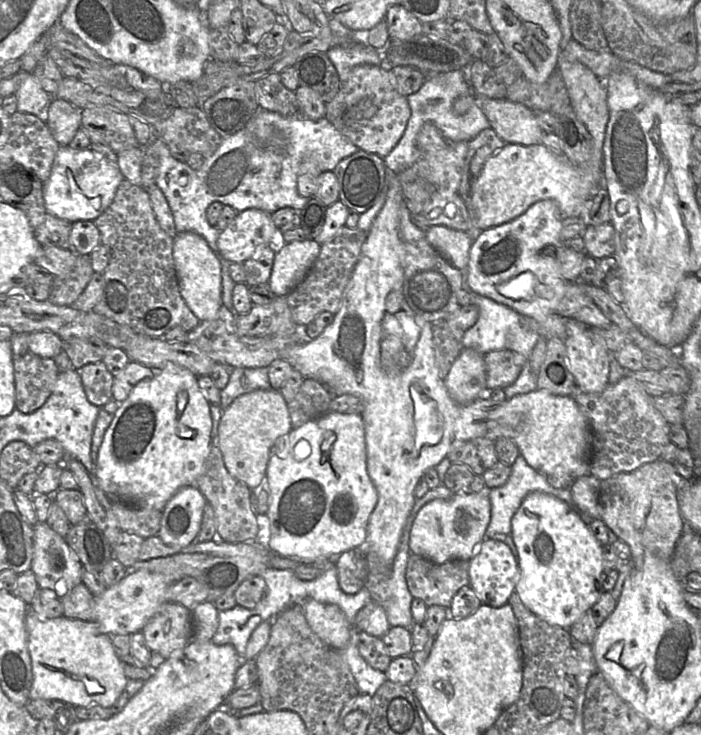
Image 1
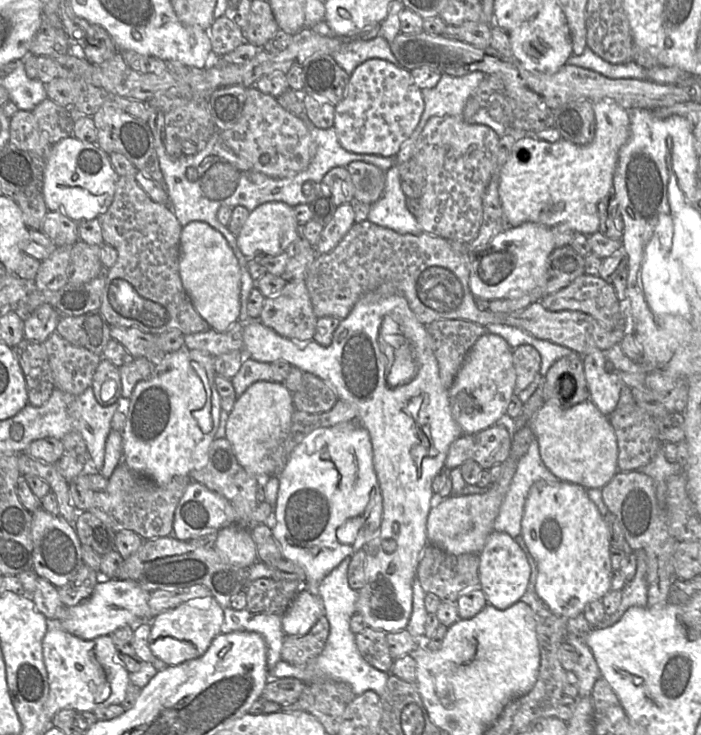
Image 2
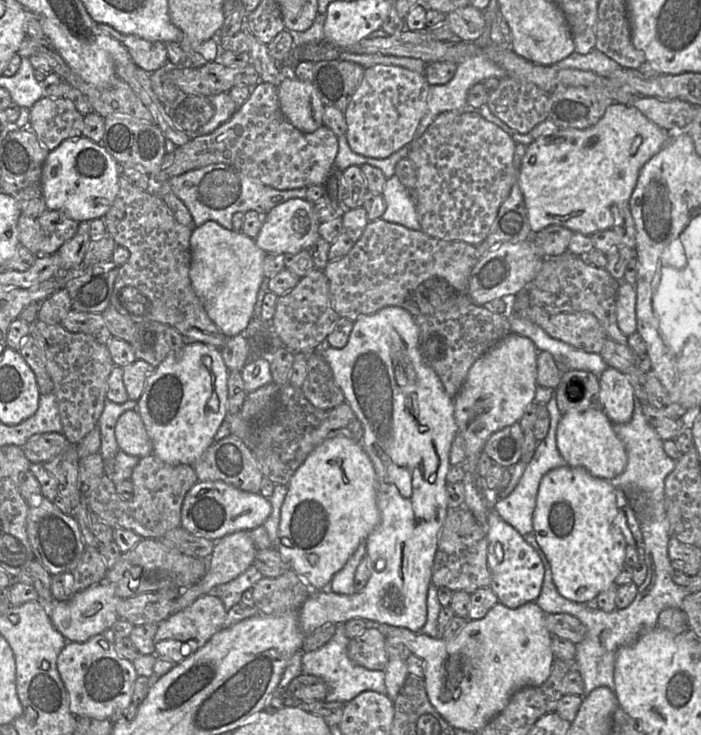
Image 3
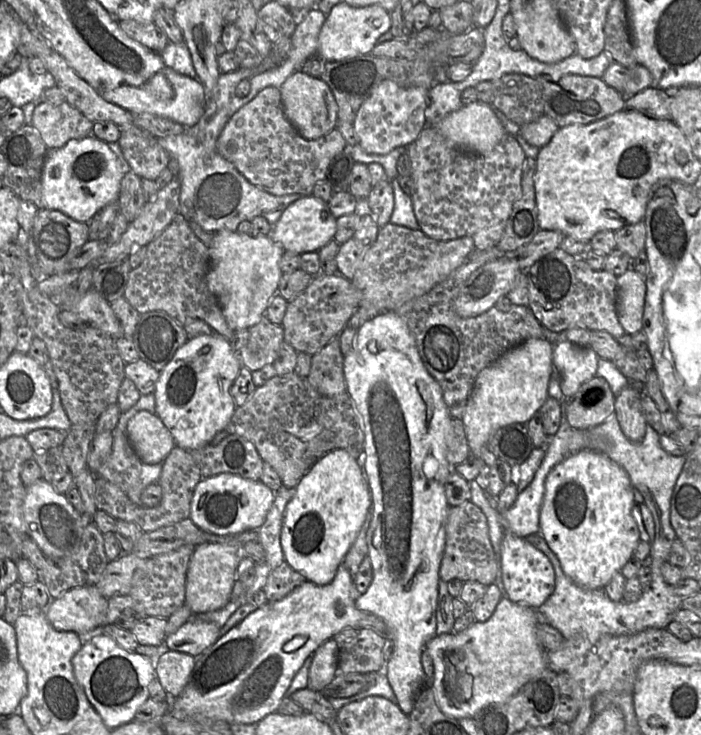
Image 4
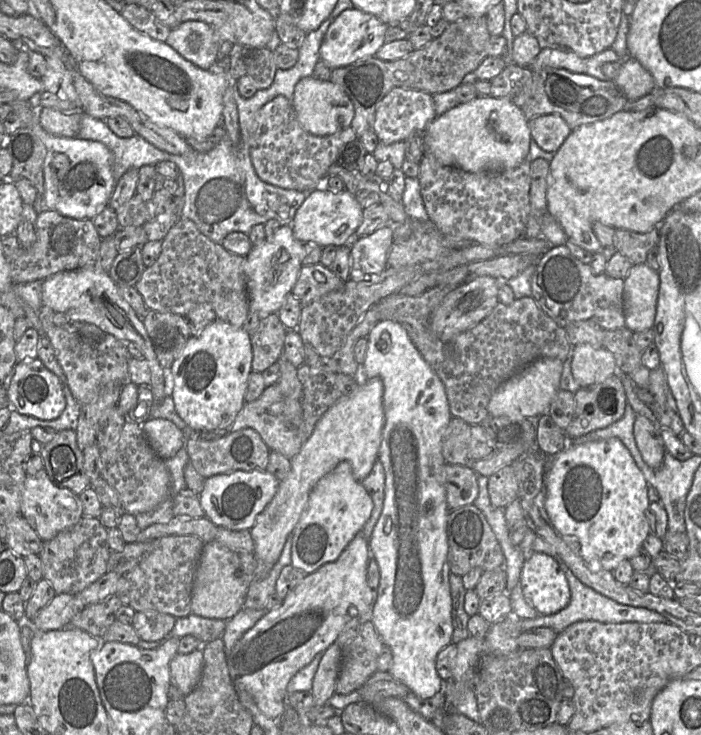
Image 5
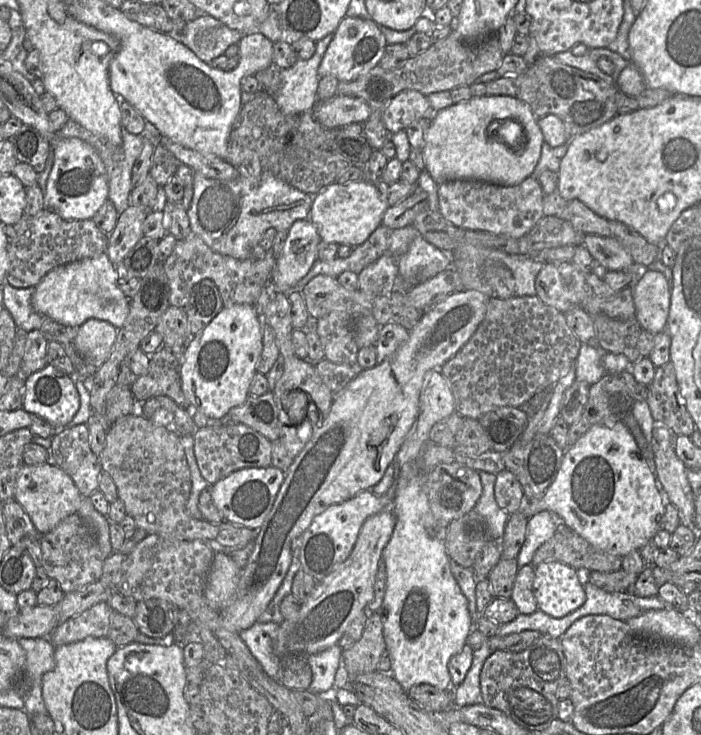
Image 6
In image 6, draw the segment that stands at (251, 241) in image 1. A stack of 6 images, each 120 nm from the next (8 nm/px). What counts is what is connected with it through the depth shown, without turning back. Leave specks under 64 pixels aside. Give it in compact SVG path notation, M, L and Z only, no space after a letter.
M370 179L344 185L334 182L313 196L308 219L316 226L322 242L356 247L381 225L389 207L379 185Z

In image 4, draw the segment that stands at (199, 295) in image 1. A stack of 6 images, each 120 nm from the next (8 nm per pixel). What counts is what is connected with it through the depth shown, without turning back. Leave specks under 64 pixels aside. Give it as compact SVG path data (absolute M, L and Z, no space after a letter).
M229 230L215 232L208 250L206 282L216 296L227 324L233 331L251 328L265 315L270 300L278 292L283 275L279 262L285 250L269 236L253 236Z

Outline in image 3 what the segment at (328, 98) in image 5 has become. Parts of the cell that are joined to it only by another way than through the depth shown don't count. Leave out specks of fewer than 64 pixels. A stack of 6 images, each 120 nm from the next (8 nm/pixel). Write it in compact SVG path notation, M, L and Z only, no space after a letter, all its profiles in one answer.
M289 75L278 86L283 116L299 131L313 133L323 126L325 104L310 81Z

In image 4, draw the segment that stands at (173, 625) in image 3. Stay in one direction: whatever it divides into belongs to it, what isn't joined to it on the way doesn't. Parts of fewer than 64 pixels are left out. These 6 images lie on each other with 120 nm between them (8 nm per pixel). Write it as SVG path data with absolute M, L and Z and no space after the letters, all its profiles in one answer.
M189 619L176 632L166 635L164 644L169 650L197 657L218 640L220 630L213 622Z

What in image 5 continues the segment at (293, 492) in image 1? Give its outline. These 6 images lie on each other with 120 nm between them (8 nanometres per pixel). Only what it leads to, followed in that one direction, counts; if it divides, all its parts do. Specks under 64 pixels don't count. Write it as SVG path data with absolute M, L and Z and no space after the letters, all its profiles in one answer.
M338 463L309 494L307 507L292 532L291 565L307 575L338 559L367 523L372 510L372 498L354 477L350 463Z

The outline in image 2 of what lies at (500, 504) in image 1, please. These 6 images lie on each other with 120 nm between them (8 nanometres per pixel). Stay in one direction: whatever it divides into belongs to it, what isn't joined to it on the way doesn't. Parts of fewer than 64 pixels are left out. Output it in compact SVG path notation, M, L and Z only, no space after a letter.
M534 439L528 452L518 460L517 470L494 521L494 531L505 532L512 538L521 534L525 502L531 487L539 480L548 483L561 481L545 466L540 456L539 444Z

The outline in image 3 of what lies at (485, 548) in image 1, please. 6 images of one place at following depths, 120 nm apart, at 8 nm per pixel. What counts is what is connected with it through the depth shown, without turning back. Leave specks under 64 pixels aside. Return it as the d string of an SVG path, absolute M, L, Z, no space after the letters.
M485 500L485 502L487 506L488 521L486 537L488 541L487 565L490 573L489 587L497 596L498 602L502 603L508 608L517 608L527 602L535 602L540 595L544 581L544 564L539 554L525 541L524 537L510 524L505 522L492 508L492 506L487 504L487 500Z

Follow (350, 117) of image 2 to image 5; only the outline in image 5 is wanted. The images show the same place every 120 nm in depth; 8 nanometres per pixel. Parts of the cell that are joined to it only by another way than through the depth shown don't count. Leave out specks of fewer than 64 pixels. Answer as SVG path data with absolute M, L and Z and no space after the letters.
M395 87L384 96L376 109L374 131L380 143L389 145L405 141L415 132L424 133L436 117L431 94L420 90Z

